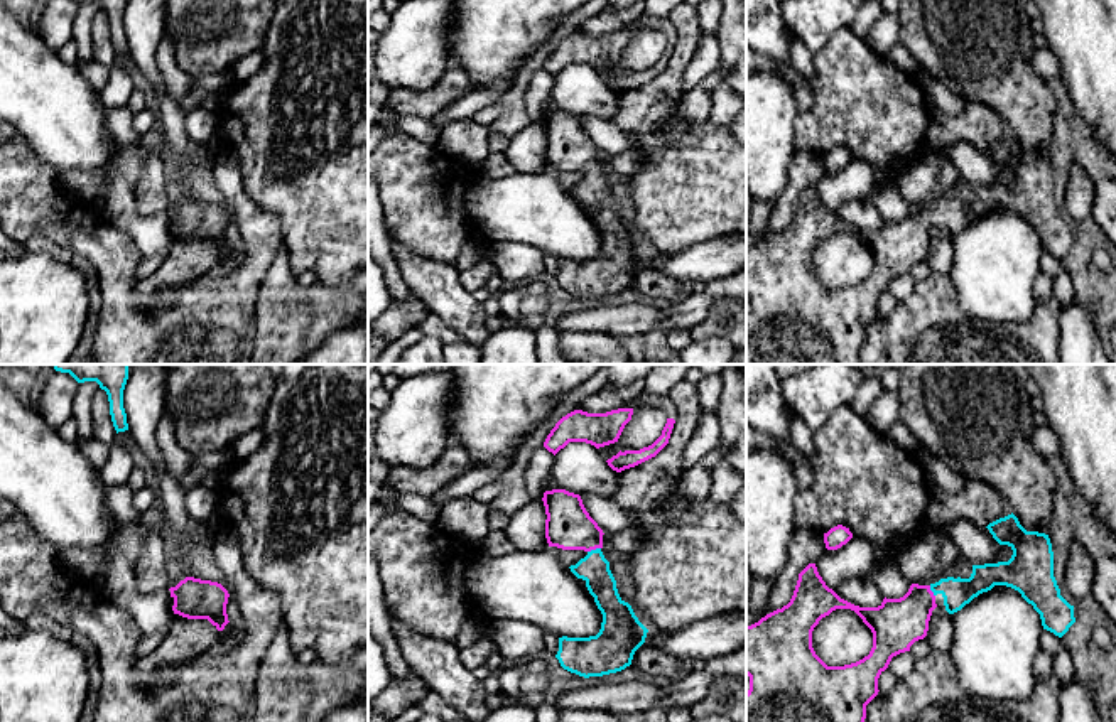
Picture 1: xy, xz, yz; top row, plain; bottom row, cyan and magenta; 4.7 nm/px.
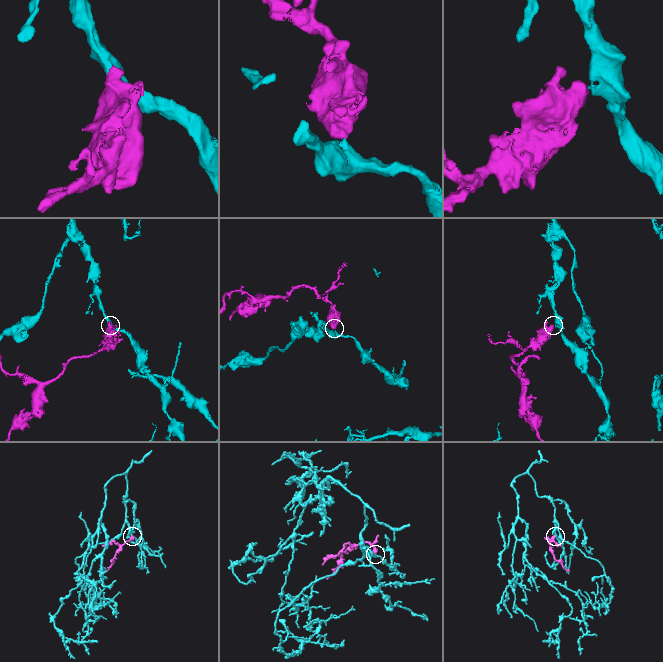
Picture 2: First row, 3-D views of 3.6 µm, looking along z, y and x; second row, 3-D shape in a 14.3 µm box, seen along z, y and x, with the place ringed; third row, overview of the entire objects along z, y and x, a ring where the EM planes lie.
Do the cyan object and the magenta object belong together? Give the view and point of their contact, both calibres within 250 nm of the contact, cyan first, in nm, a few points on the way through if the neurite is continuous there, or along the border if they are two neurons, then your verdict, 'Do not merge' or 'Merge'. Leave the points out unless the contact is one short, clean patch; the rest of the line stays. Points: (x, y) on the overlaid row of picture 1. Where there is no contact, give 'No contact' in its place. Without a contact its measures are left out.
Touches cyan at xz (593, 550). Thickness 140 nm (cyan) against 220 nm. Path across: xz (595, 569), (593, 550), (569, 527). Merge

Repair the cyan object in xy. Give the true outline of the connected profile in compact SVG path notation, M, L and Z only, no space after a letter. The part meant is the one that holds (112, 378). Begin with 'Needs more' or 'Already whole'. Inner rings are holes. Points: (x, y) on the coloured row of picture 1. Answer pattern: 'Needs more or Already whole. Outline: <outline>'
Already whole. Outline: M54 364L54 369L69 373L78 383L96 381L108 395L110 415L116 434L128 430L123 408L128 364Z

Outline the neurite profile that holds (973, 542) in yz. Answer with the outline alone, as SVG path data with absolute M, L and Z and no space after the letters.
M956 520L945 525L949 542L971 565L1008 562L1013 555L1011 547L1000 545L986 526L969 520Z

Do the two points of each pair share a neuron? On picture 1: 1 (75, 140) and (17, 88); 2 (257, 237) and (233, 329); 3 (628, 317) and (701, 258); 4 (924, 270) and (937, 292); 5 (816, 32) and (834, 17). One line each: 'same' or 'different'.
1: same
2: same
3: different
4: different
5: same

